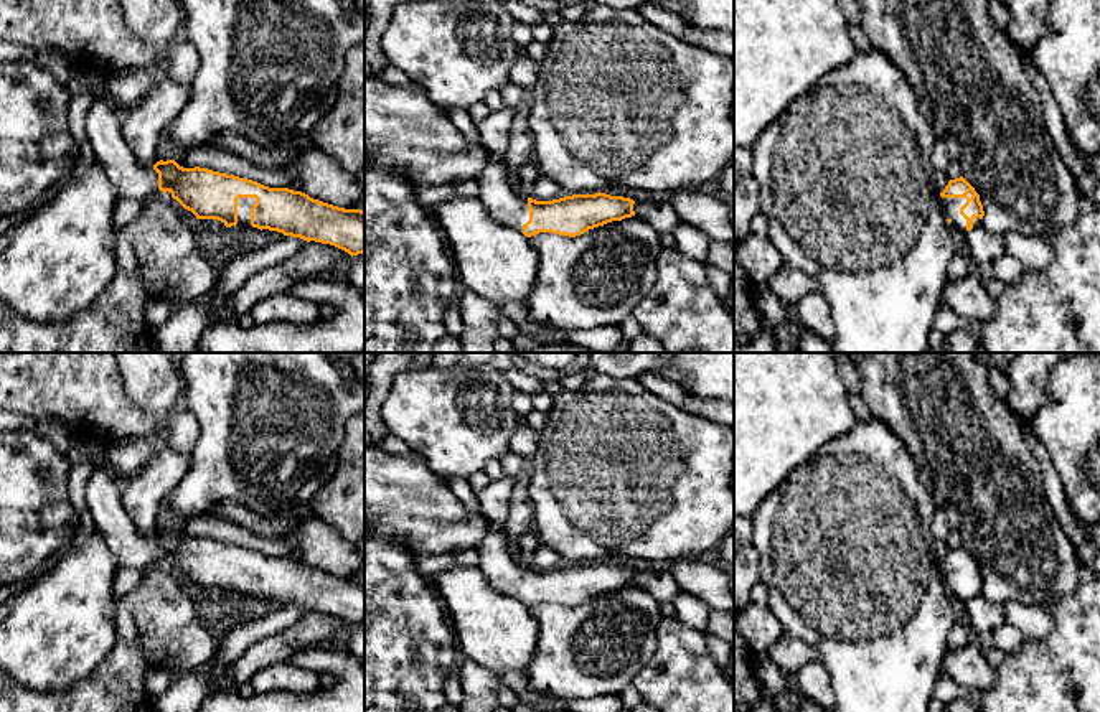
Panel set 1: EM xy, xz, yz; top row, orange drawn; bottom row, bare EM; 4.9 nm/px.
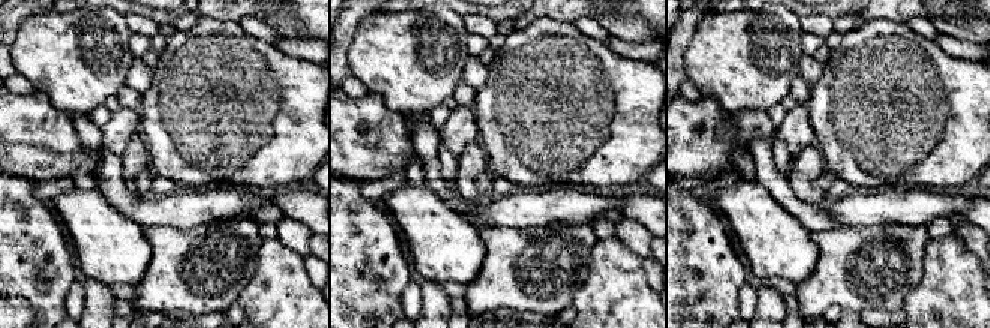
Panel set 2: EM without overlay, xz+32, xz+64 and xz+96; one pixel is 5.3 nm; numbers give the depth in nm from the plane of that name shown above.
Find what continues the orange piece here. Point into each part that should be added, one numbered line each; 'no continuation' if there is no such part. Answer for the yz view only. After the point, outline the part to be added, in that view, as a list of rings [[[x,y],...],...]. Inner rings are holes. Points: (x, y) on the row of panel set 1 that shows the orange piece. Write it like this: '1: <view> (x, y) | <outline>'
1: yz (950, 206) | [[[942,198],[942,211],[963,234],[966,234],[966,219],[960,214],[960,208],[966,203],[966,198]]]

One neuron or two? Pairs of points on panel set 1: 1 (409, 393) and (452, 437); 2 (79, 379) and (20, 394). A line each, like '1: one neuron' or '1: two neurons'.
1: one neuron
2: one neuron

